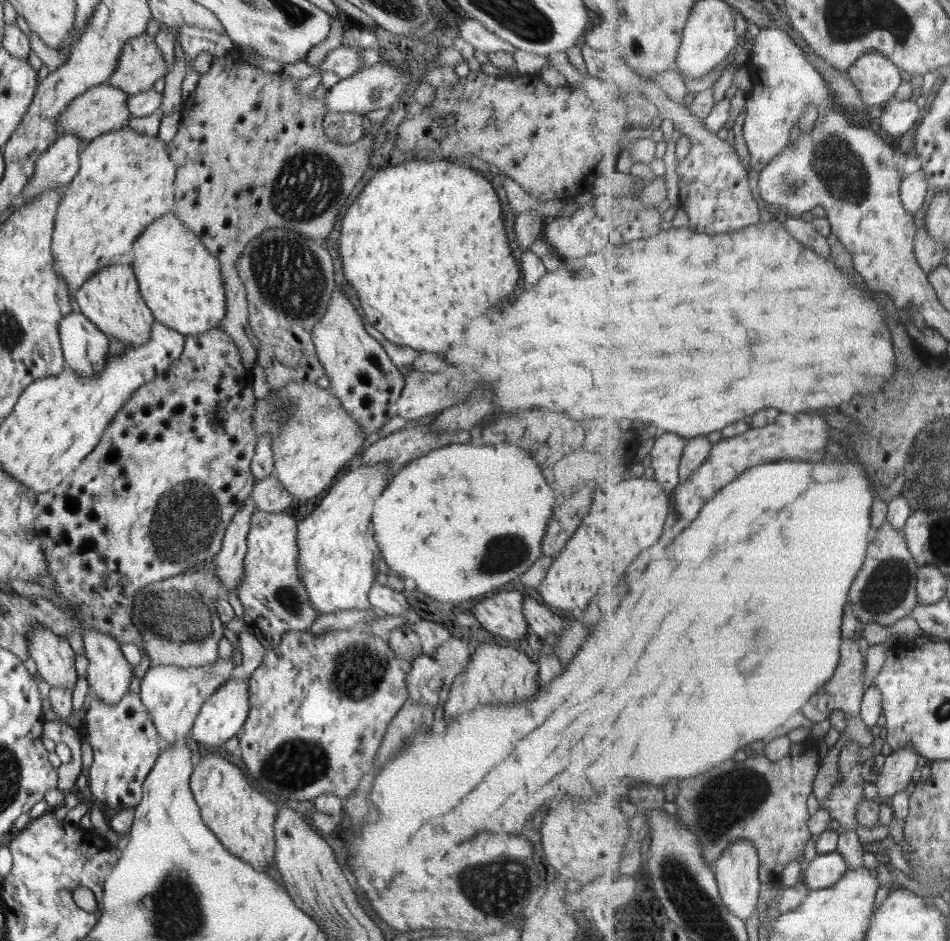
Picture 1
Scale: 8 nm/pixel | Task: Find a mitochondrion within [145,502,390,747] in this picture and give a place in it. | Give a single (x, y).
(287, 598)

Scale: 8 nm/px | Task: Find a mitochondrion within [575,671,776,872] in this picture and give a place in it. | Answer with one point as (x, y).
(740, 795)

